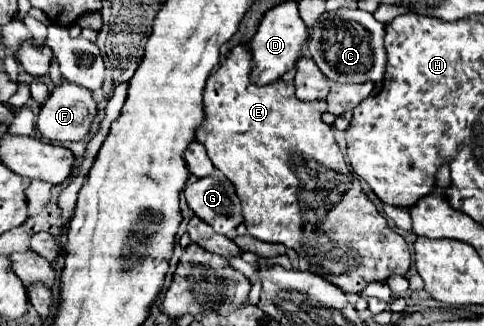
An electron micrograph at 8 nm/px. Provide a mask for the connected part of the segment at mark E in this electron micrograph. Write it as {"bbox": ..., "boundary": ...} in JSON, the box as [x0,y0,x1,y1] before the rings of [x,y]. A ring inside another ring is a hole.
{"bbox":[196,44,410,292],"boundary":[[[236,44],[220,68],[208,78],[204,88],[204,122],[196,130],[196,140],[206,146],[212,164],[234,184],[242,202],[244,224],[248,234],[262,242],[280,242],[298,252],[300,270],[320,274],[344,292],[360,292],[368,282],[384,282],[392,274],[406,274],[410,268],[410,250],[406,240],[396,234],[386,218],[364,194],[360,180],[350,172],[336,140],[332,126],[322,122],[326,102],[298,100],[294,82],[274,80],[266,86],[250,82],[252,52],[246,44]],[[326,250],[356,250],[356,262],[344,274],[326,274]]]}

